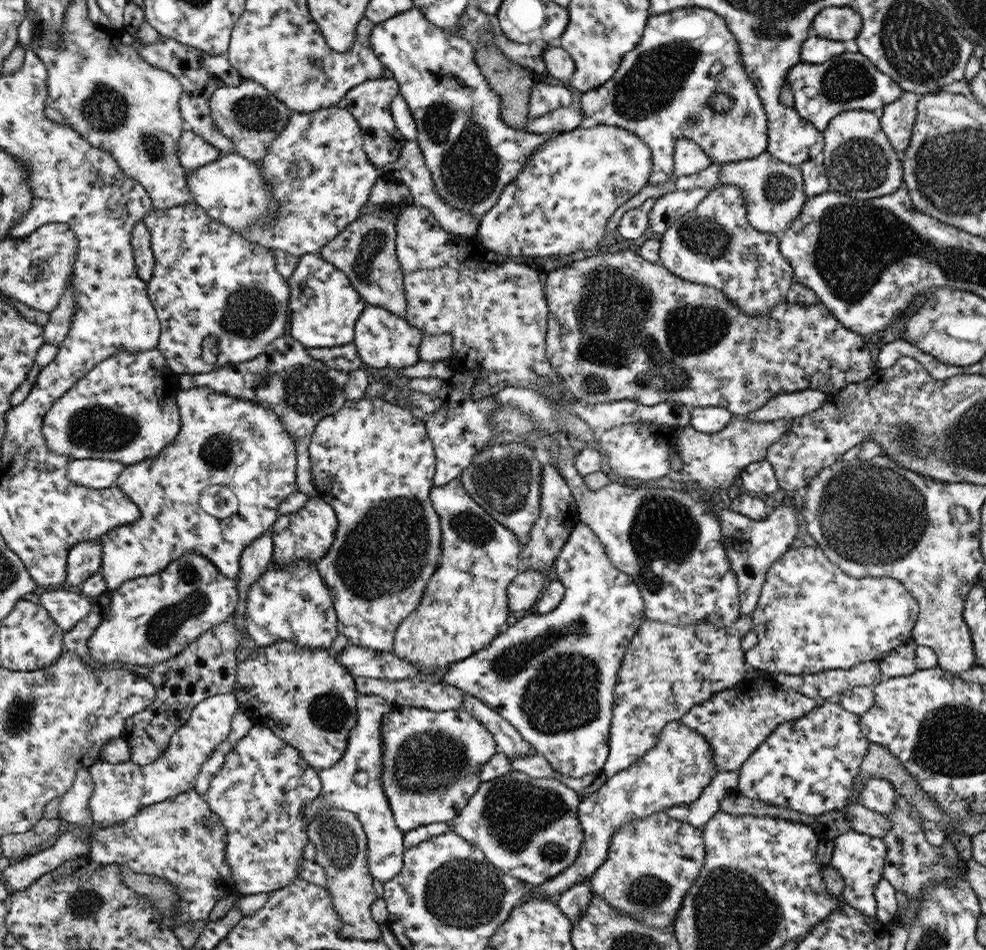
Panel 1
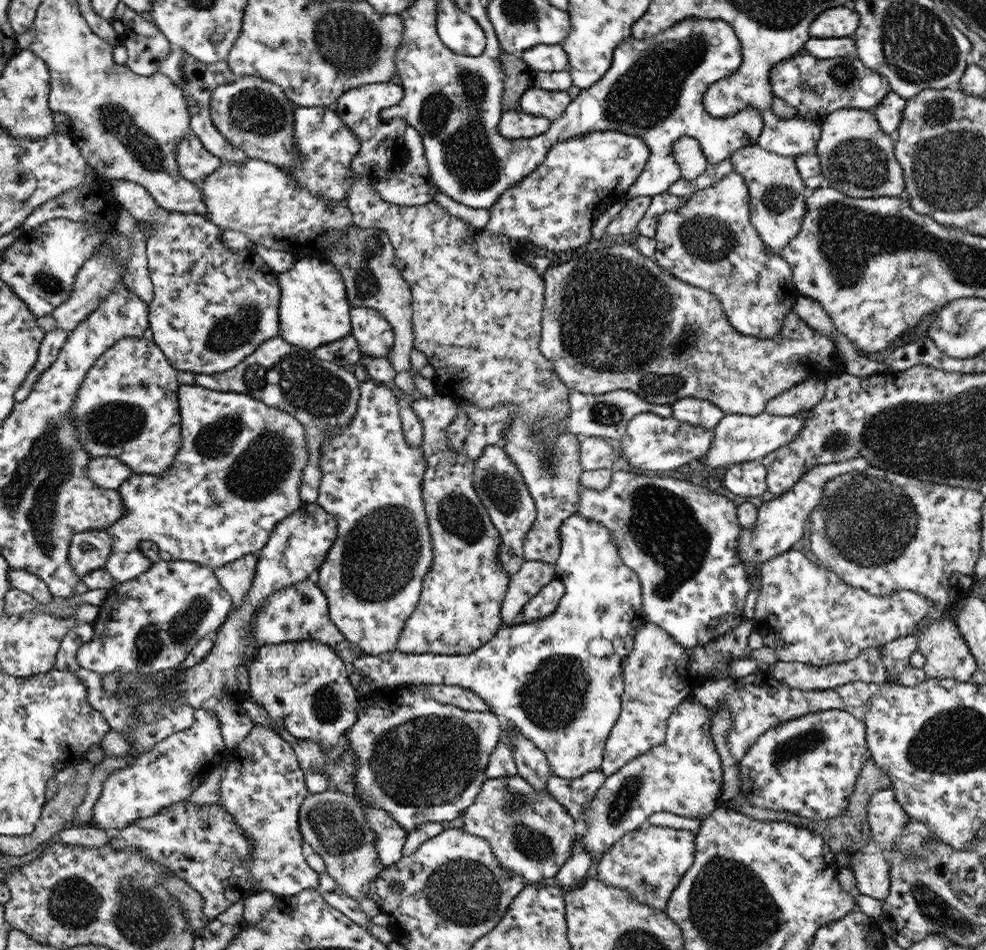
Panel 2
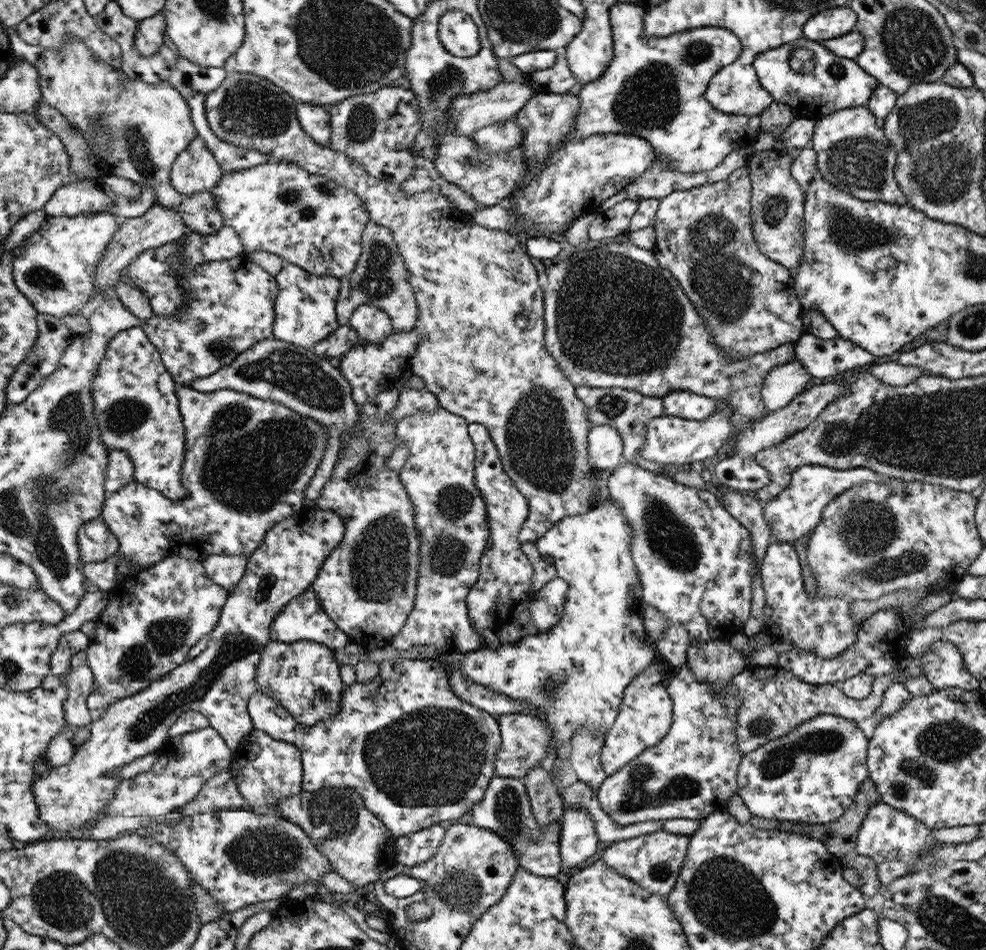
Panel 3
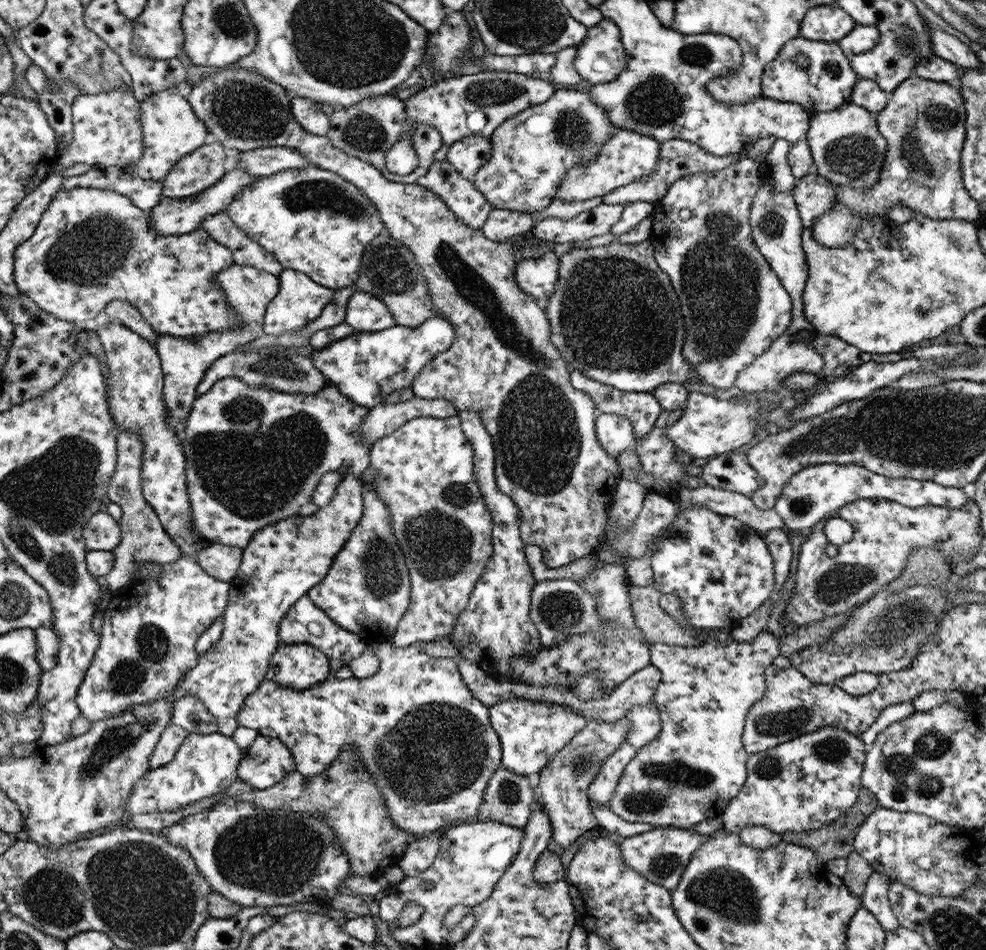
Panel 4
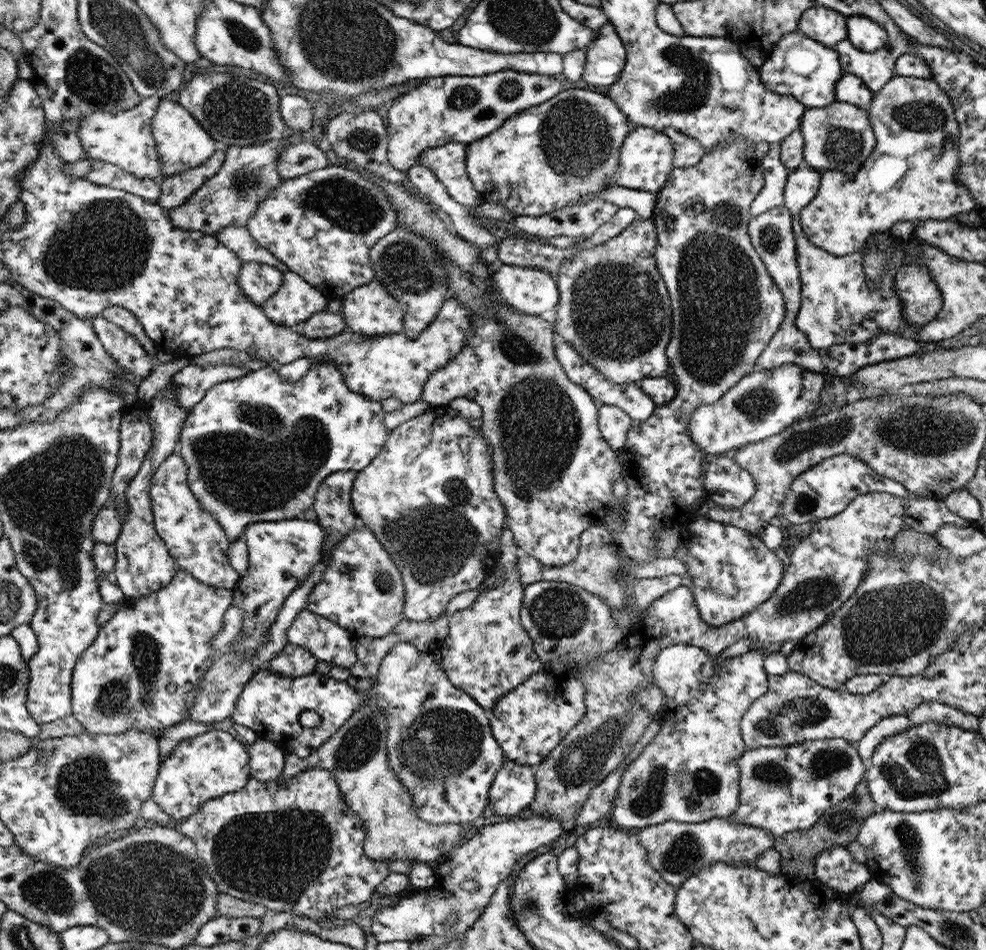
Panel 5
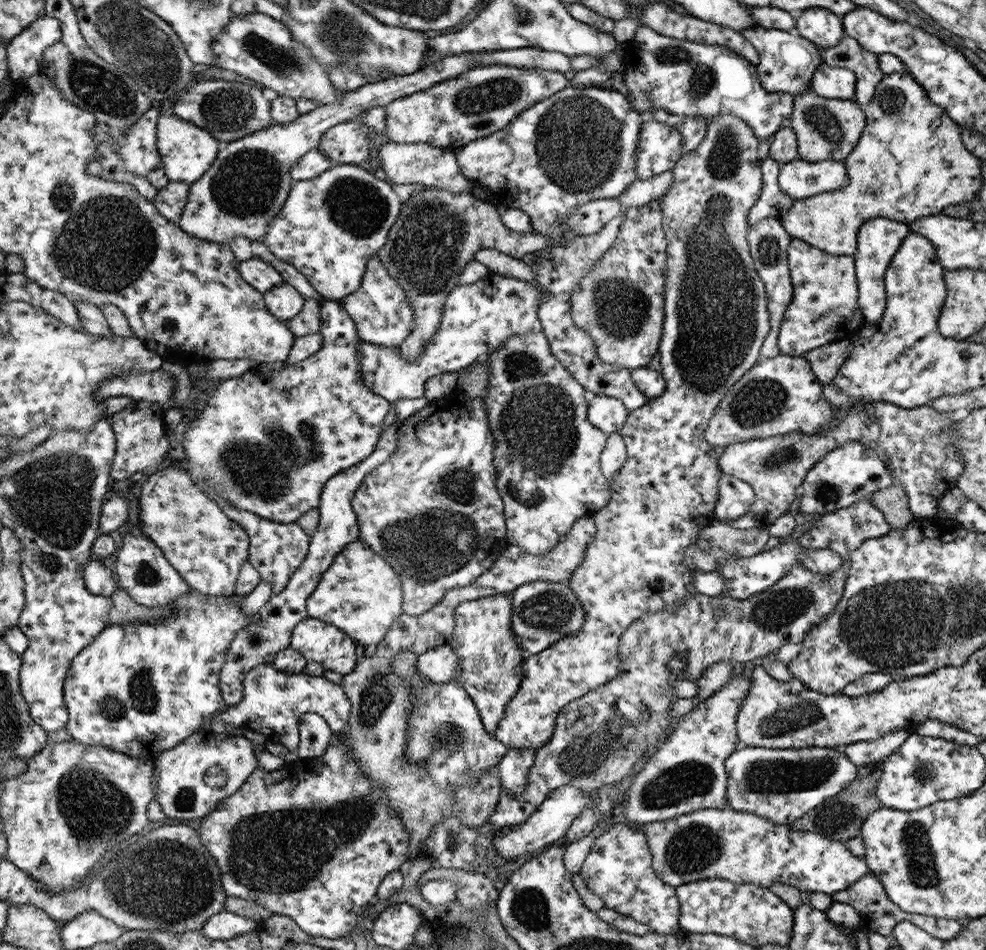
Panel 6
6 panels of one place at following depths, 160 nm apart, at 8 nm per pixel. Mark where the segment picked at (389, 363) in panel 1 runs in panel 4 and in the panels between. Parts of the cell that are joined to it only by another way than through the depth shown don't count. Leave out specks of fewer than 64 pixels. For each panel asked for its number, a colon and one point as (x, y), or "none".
2: (374, 337)
3: (371, 324)
4: (365, 313)

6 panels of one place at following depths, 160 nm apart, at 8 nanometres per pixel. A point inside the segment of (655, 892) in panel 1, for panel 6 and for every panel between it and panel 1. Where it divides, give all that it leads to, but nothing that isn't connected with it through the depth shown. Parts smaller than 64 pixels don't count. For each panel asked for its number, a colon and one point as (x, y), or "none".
2: (648, 863)
3: (653, 861)
4: (661, 854)
5: (676, 851)
6: (741, 847)

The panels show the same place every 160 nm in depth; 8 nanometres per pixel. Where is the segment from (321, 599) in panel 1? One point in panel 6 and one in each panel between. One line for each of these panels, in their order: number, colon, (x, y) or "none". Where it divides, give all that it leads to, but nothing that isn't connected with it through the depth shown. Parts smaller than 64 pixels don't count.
2: (299, 612)
3: (302, 618)
4: (305, 623)
5: (328, 642)
6: (319, 642)

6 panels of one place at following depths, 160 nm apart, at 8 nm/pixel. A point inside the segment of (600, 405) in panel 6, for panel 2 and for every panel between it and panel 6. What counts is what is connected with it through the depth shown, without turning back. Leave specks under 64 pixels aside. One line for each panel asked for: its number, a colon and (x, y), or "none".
2: (595, 453)
3: (604, 443)
4: (614, 433)
5: (614, 423)

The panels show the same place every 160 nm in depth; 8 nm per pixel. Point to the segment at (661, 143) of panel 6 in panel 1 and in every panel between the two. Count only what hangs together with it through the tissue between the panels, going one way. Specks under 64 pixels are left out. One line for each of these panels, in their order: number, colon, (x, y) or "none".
1: (560, 202)
2: (554, 207)
3: (578, 178)
4: (627, 156)
5: (646, 156)

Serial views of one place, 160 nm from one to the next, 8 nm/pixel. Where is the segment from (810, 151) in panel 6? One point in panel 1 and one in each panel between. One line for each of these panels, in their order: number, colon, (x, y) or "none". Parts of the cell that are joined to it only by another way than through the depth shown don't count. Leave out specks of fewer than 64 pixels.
1: (858, 162)
2: (856, 158)
3: (852, 154)
4: (845, 146)
5: (838, 136)

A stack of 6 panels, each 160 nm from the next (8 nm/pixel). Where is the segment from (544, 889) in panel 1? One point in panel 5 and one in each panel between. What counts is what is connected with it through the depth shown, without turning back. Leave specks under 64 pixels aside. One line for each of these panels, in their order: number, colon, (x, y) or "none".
2: (683, 775)
3: (690, 774)
4: (696, 765)
5: (688, 773)

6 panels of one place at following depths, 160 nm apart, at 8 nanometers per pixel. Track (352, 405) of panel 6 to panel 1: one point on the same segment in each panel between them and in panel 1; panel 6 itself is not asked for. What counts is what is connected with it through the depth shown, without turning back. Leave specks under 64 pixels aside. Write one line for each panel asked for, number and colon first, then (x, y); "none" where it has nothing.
1: (223, 440)
2: (237, 474)
3: (248, 462)
4: (253, 455)
5: (256, 448)

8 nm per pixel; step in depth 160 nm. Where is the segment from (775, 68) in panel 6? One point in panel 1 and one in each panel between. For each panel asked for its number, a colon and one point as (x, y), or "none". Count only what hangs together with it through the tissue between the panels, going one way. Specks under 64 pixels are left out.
1: (848, 81)
2: (815, 87)
3: (803, 74)
4: (816, 75)
5: (797, 66)

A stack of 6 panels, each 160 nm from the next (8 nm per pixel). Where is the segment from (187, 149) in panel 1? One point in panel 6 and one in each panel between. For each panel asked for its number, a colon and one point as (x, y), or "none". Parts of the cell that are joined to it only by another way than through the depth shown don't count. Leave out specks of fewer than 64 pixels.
2: (195, 162)
3: (195, 170)
4: (203, 168)
5: (176, 190)
6: (171, 199)

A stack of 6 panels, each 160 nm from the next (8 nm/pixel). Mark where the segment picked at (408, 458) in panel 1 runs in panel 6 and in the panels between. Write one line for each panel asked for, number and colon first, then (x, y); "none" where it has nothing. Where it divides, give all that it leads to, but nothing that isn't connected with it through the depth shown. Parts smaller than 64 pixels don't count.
2: (371, 576)
3: (367, 584)
4: (367, 588)
5: (361, 590)
6: (360, 593)

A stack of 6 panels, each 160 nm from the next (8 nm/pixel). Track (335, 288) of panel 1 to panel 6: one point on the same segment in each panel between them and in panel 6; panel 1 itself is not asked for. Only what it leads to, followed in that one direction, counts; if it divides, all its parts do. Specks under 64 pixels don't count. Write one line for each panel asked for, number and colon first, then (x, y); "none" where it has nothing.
2: (313, 311)
3: (304, 313)
4: (299, 300)
5: (295, 301)
6: (284, 301)

